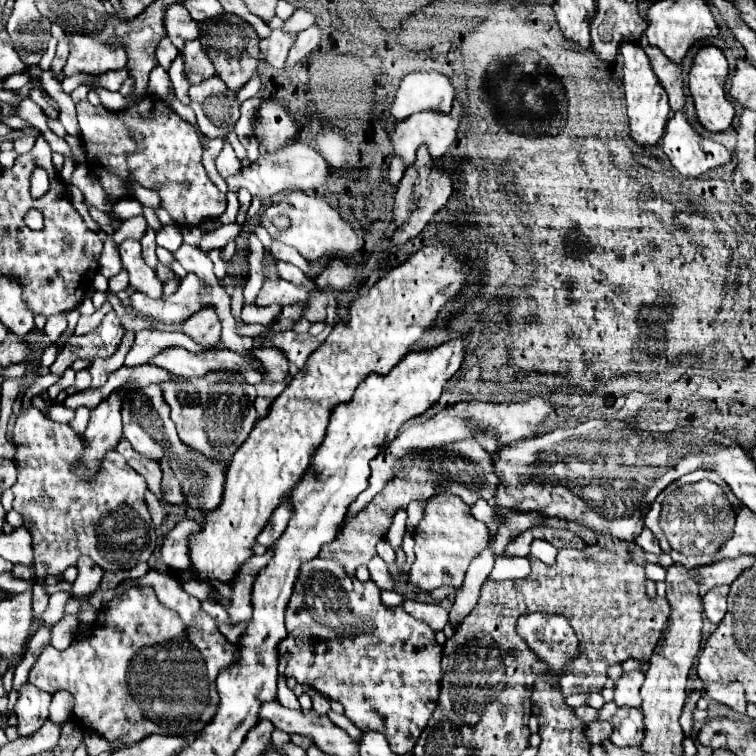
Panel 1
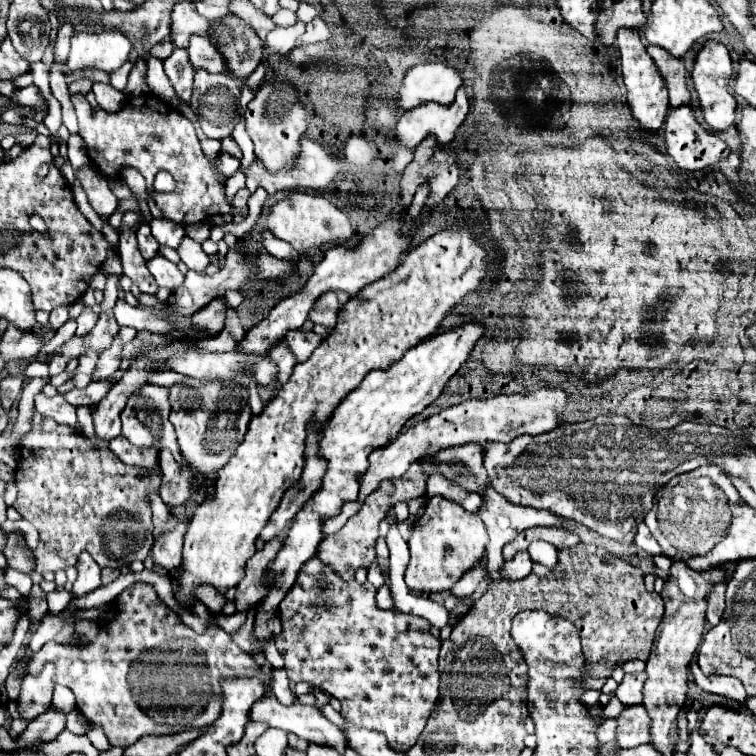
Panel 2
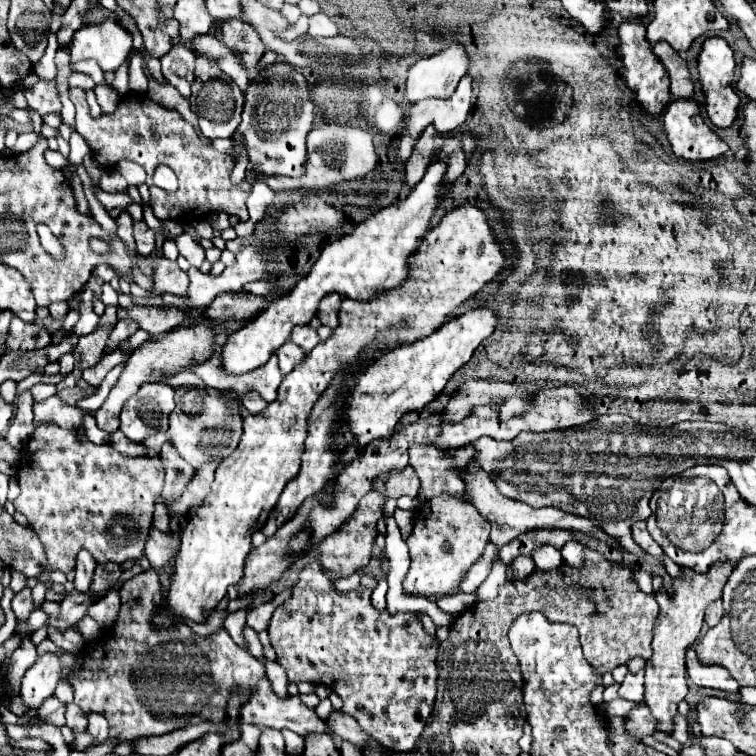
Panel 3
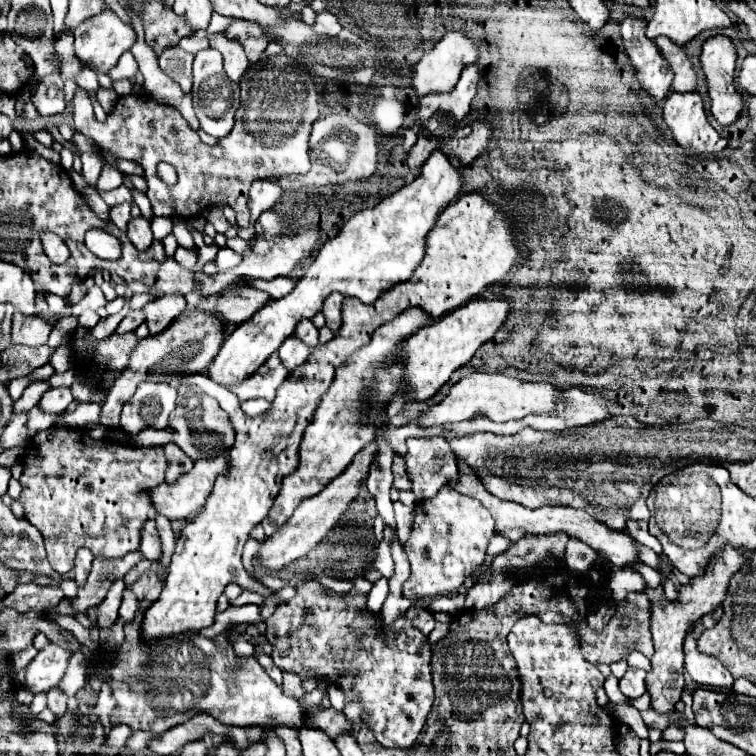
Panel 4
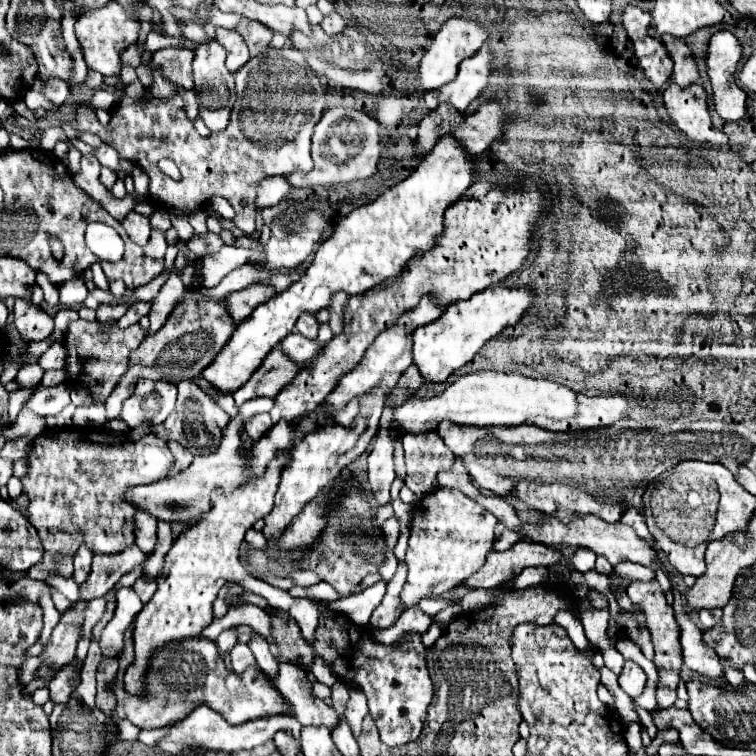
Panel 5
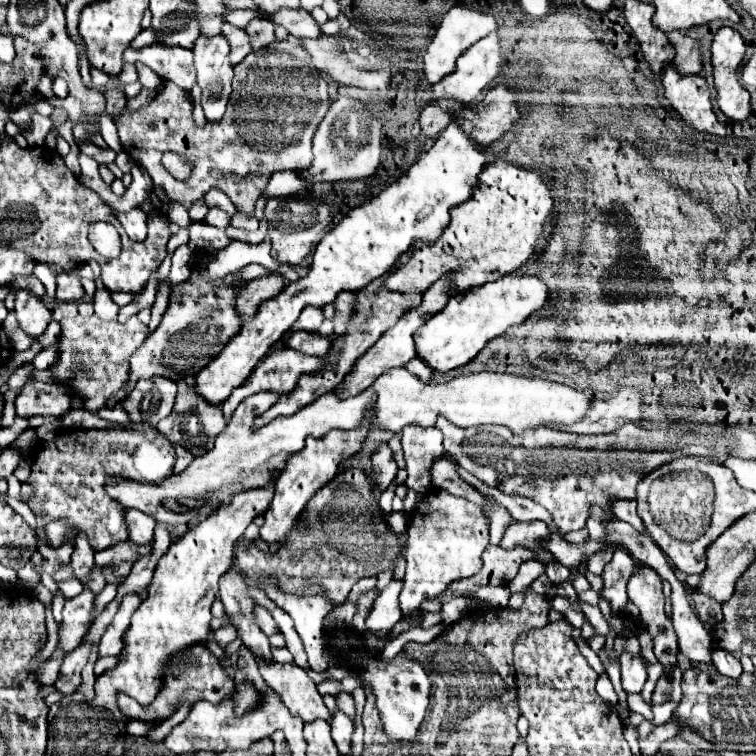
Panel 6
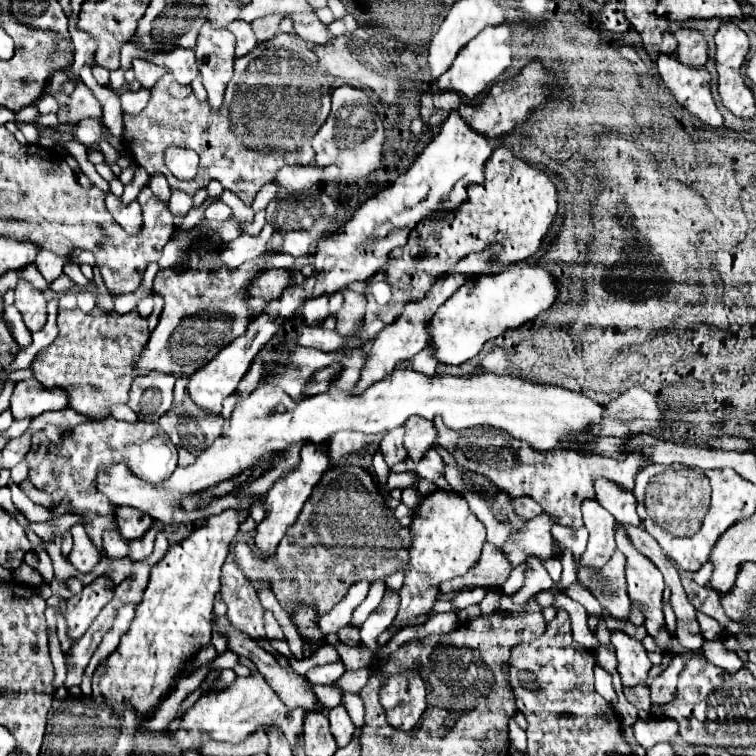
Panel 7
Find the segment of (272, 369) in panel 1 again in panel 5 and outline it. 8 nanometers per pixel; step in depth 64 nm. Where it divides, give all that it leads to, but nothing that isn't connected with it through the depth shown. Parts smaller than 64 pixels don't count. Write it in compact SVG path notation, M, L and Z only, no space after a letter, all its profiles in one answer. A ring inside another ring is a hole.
M292 332L282 340L284 354L288 354L294 362L312 362L322 352L322 348L324 348L322 342L310 340L300 332Z

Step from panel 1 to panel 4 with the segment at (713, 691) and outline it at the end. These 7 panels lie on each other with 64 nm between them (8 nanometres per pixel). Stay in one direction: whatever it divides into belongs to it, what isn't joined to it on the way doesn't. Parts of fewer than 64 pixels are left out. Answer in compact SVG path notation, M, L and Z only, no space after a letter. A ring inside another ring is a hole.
M688 632L686 640L684 640L684 654L686 654L686 662L684 668L688 670L688 674L692 676L694 682L704 684L704 686L716 686L716 688L730 688L734 678L732 674L724 668L724 664L698 650L696 646L696 638L692 632Z

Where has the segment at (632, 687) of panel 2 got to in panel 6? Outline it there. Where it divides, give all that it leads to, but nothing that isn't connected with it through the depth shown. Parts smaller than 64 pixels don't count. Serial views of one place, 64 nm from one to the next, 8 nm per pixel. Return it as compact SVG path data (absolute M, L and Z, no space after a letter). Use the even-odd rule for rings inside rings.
M624 650L620 654L620 668L622 668L622 688L626 692L640 692L648 676L646 674L648 662L640 654Z

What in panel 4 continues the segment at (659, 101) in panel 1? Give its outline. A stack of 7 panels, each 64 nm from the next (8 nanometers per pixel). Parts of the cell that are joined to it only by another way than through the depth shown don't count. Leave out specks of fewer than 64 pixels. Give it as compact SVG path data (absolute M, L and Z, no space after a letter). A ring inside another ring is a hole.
M626 18L620 24L620 32L624 38L626 54L630 56L630 62L640 80L640 86L646 92L650 92L656 100L662 100L664 96L668 96L670 84L672 84L672 72L662 52L658 52L658 46L654 44L654 40L650 40L644 34L646 20Z

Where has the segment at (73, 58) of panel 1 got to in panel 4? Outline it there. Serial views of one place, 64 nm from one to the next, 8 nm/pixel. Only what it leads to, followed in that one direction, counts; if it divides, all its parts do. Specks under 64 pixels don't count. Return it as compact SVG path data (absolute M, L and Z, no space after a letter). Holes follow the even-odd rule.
M102 10L100 14L96 16L90 16L86 18L76 30L74 30L74 48L76 48L76 56L84 62L84 64L92 64L96 72L102 72L102 74L108 74L118 58L122 56L122 52L130 50L130 46L136 42L136 32L132 30L130 24L126 24L116 12L112 10Z

